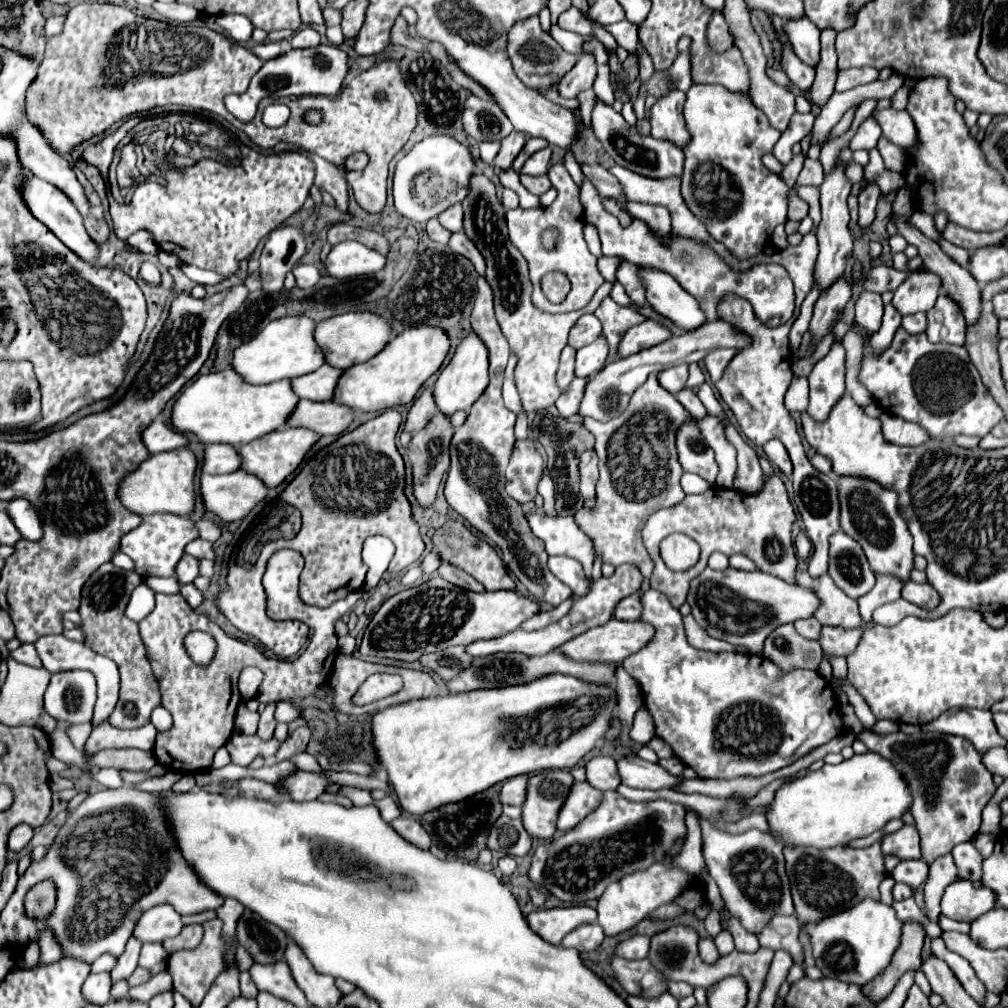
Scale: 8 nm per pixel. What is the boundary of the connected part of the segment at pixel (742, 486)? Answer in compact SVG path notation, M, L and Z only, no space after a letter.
M720 417L720 423L724 427L726 439L736 449L738 467L736 467L736 475L734 475L734 481L732 481L732 489L742 491L742 493L754 493L754 491L762 489L762 485L764 485L764 473L760 469L756 451L740 437L740 433L736 431L736 427L726 417Z

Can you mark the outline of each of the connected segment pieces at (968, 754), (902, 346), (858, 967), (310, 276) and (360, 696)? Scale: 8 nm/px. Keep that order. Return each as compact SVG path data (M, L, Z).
M870 729L858 733L856 739L860 739L870 751L892 761L896 771L902 773L908 783L912 793L910 813L920 835L924 863L930 865L940 855L950 853L954 845L972 841L982 823L982 809L992 799L996 785L992 773L982 763L982 755L968 739L934 731L920 731L914 735L898 731L880 735Z
M898 329L890 349L886 349L880 357L874 357L868 347L868 335L864 331L862 335L866 341L866 351L860 381L886 413L914 421L926 427L932 437L940 439L954 435L984 437L996 423L1004 419L1004 411L984 389L980 375L976 373L972 361L968 361L968 351L964 347L930 343L926 333L910 335L904 329Z
M864 899L844 913L826 917L820 921L820 925L810 929L812 957L816 967L830 979L862 987L884 973L884 969L890 965L892 955L900 947L902 925L904 923L896 917L892 907L874 899Z
M296 265L296 269L292 271L294 277L296 277L296 285L298 287L314 287L320 279L320 273L318 273L318 267L316 265Z
M374 673L366 679L366 683L360 685L358 693L352 697L354 705L368 705L372 701L378 701L386 695L392 695L402 689L402 677L400 675L386 675L386 673Z

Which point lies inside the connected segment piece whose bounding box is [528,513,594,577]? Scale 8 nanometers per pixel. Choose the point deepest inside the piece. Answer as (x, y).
(561, 535)

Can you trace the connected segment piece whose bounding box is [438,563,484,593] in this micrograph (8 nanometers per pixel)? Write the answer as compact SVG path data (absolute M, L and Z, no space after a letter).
M442 563L442 565L440 565L440 569L438 569L438 573L440 573L440 577L442 577L442 579L446 579L446 581L450 581L452 585L458 585L458 587L462 587L462 589L476 591L476 593L484 591L484 587L482 587L474 577L470 577L466 571L458 569L456 565Z

